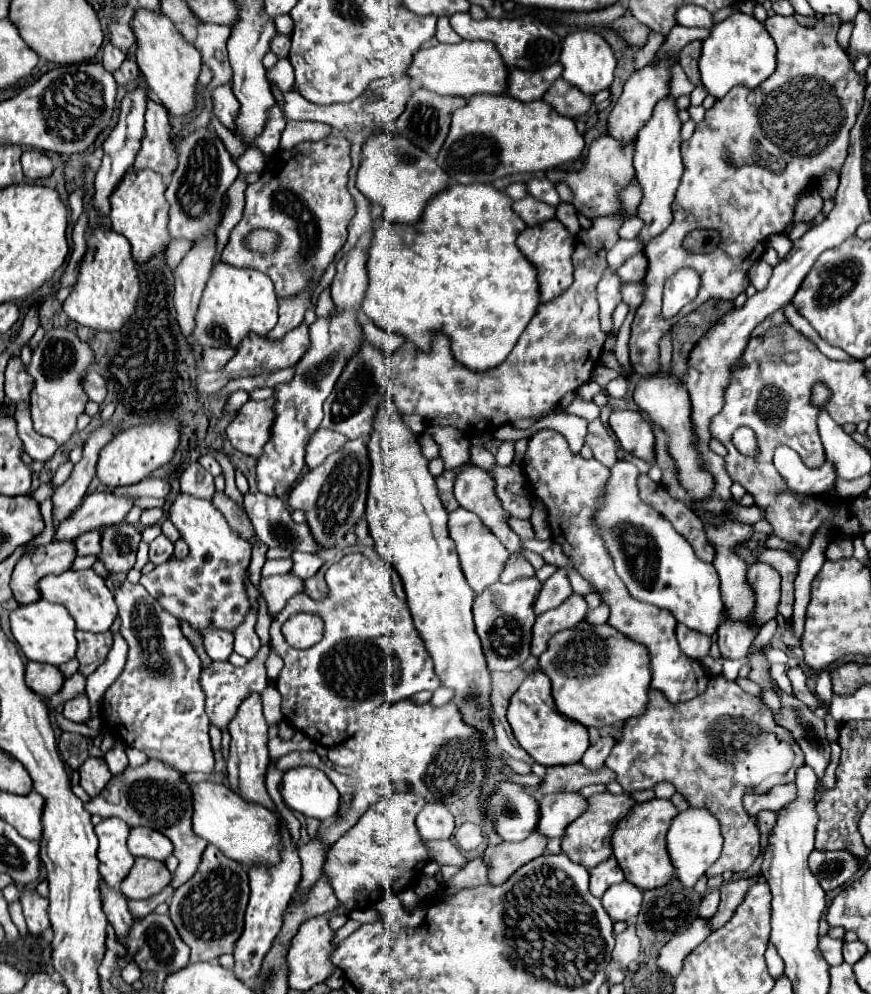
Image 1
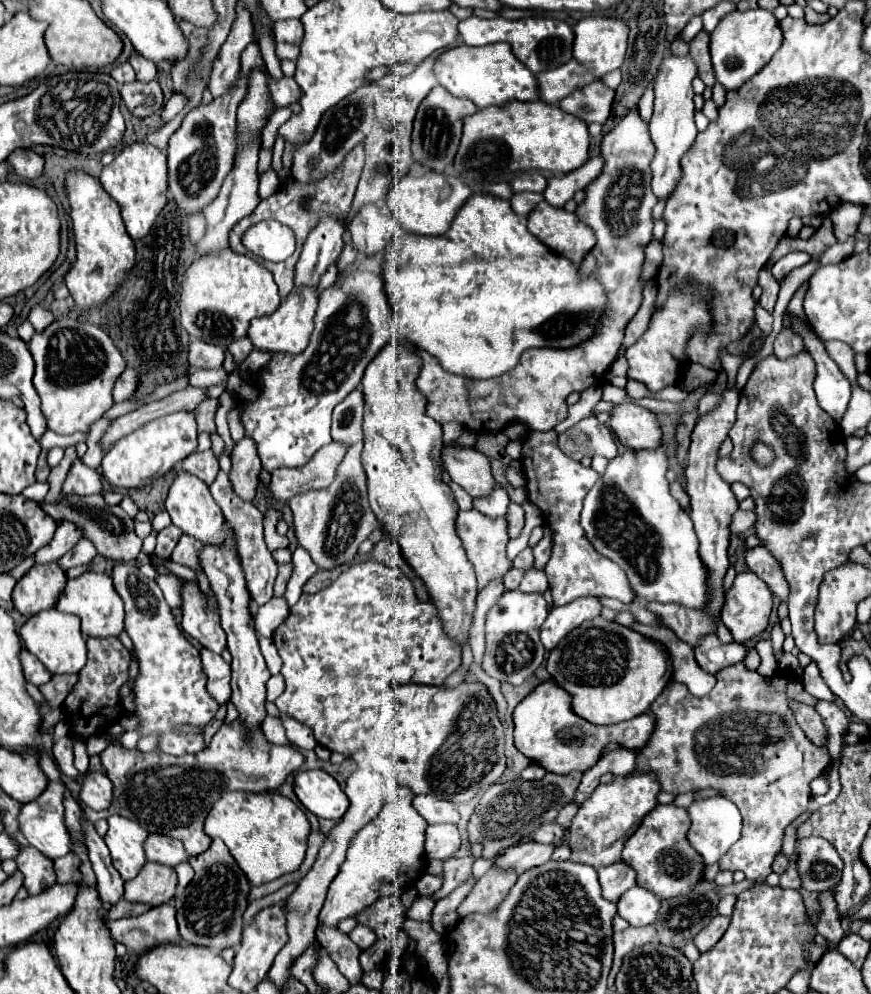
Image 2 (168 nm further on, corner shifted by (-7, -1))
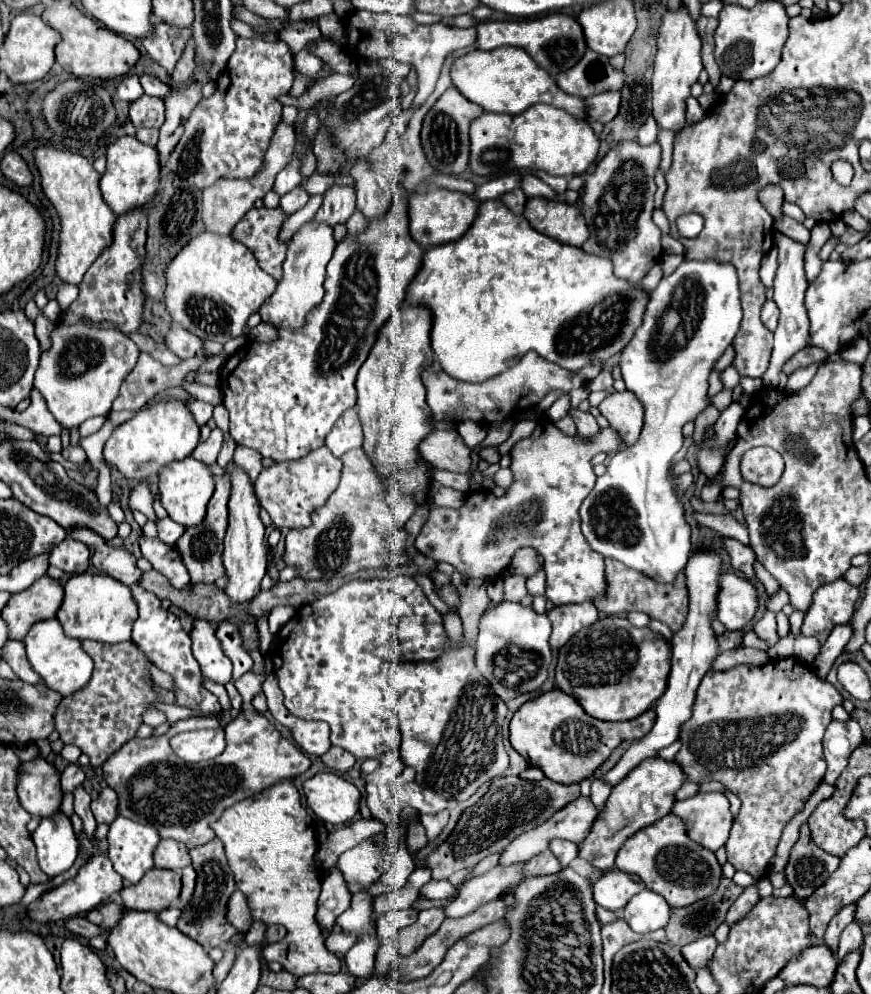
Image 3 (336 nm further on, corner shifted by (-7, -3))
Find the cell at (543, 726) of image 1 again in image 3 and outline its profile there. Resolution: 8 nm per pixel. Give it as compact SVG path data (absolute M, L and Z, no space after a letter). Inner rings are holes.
M554 688L538 698L524 702L510 720L510 744L526 758L530 766L540 768L546 778L560 784L578 784L592 776L620 746L624 740L638 740L654 724L654 710L626 720L626 722L604 722L588 716L582 706L562 690Z

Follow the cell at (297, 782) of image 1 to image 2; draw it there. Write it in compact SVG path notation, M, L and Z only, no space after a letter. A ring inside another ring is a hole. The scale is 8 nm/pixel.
M302 770L294 778L294 794L318 818L340 820L350 802L340 784L324 770Z

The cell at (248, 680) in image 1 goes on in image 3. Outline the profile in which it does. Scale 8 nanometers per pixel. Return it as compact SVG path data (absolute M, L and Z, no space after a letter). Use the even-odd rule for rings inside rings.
M196 620L192 630L190 630L190 640L192 640L192 654L194 658L198 660L200 668L202 668L202 674L218 684L226 684L230 678L232 678L232 662L230 658L224 654L222 646L220 646L220 640L216 638L216 628L210 620Z

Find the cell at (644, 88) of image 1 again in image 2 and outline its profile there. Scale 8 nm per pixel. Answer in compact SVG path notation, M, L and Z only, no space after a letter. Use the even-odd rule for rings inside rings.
M638 112L624 116L616 128L604 136L600 150L606 166L586 188L584 204L576 208L578 220L596 234L596 246L586 254L580 274L592 274L608 294L608 306L602 320L596 324L594 334L572 348L528 348L522 352L516 368L488 380L442 374L438 360L416 348L416 354L422 358L416 386L428 402L426 414L438 424L460 422L472 432L500 432L514 422L522 422L528 430L546 432L566 420L566 398L572 392L582 392L596 380L598 384L604 380L618 346L622 344L624 328L642 302L642 284L638 282L638 276L644 262L644 248L652 238L652 208L658 200L650 190L650 154L654 154L654 146L648 124Z

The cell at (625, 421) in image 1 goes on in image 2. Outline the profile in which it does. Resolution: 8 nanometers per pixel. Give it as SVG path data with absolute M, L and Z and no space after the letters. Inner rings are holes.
M618 404L612 408L610 426L618 440L632 450L654 450L662 440L662 428L646 408L634 404Z

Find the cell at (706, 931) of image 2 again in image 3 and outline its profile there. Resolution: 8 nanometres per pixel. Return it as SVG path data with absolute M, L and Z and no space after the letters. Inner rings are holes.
M704 936L702 940L696 940L692 944L686 944L680 952L684 956L684 960L692 966L692 968L706 968L708 962L714 956L718 942L714 936Z

